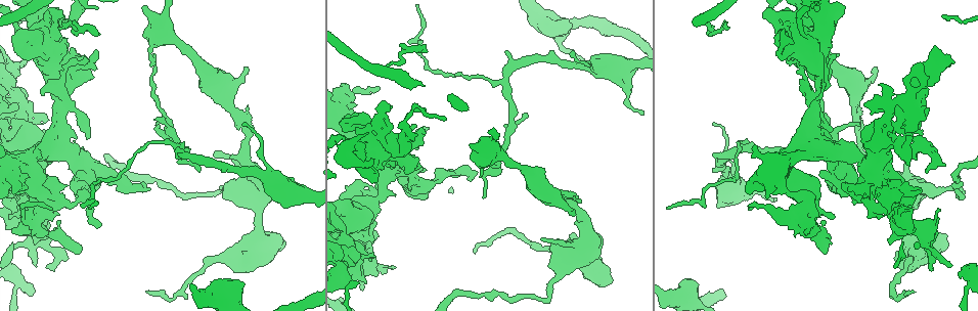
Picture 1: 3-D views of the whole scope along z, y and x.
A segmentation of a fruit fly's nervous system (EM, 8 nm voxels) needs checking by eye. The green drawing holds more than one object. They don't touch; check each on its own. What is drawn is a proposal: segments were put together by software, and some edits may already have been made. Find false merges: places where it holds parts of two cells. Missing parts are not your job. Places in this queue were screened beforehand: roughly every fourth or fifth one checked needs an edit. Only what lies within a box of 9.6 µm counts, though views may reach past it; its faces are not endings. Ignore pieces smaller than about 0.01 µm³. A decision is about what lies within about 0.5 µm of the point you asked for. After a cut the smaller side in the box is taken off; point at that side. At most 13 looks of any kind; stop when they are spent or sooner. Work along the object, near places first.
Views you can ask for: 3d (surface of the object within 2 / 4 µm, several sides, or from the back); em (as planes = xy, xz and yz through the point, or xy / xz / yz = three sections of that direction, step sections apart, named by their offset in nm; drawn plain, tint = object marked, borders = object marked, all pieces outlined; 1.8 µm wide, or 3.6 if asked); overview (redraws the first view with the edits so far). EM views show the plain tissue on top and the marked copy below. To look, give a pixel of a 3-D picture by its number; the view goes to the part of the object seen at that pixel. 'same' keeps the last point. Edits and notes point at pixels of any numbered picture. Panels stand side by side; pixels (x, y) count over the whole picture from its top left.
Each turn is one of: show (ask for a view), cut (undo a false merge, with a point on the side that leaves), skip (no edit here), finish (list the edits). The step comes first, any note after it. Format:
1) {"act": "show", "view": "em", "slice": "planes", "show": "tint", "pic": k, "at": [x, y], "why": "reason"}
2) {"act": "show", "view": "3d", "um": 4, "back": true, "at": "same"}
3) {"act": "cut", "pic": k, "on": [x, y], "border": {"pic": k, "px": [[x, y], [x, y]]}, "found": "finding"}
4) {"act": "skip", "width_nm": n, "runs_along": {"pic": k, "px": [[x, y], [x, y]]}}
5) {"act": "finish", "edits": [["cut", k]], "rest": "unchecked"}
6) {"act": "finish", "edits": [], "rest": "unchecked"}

{"act": "show", "view": "3d", "um": 4, "pic": 1, "at": [800, 217]}

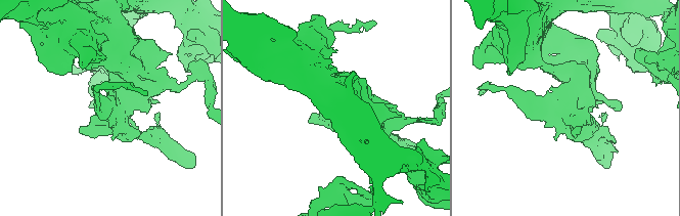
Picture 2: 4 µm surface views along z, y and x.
{"act": "show", "view": "em", "um": 3.6, "slice": "planes", "show": "tint", "pic": 2, "at": [114, 105]}

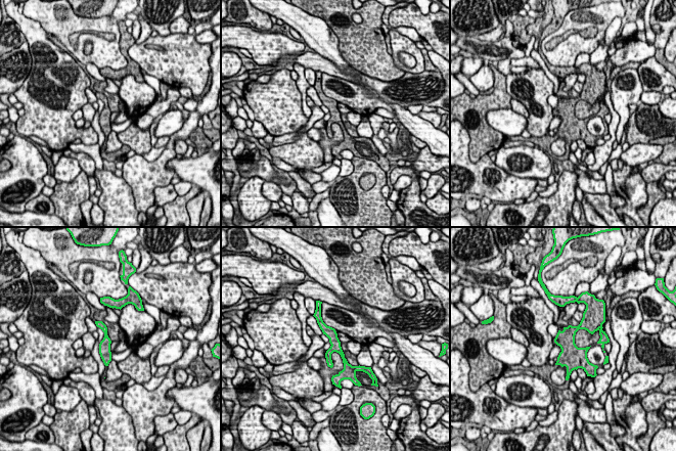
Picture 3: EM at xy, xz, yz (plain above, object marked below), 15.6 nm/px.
{"act": "skip", "runs_along": {"pic": 3, "px": [[319, 319], [332, 335], [347, 368]]}, "found": "continuous, no second cell"}

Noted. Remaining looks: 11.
{"act": "show", "view": "3d", "um": 4, "pic": 1, "at": [55, 138], "why": "four or more arms meet"}

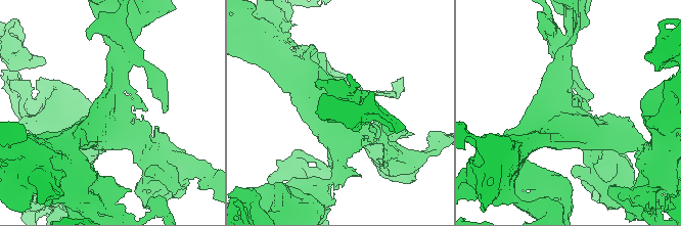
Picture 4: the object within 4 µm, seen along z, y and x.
{"act": "show", "view": "em", "um": 3.6, "slice": "planes", "show": "tint", "pic": 4, "at": [109, 114], "why": "shape alone is not enough"}

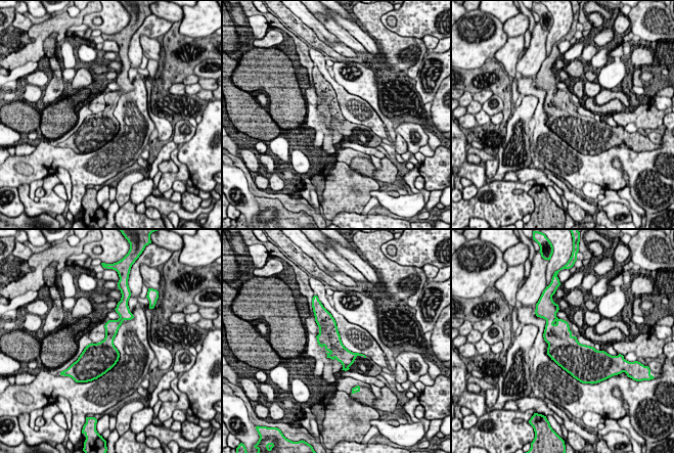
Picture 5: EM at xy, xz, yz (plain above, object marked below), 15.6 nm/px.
{"act": "skip", "found": "one cell here"}

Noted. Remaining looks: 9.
{"act": "show", "view": "em", "um": 3.6, "slice": "planes", "show": "borders", "pic": 1, "at": [871, 182], "why": "arms run side by side"}

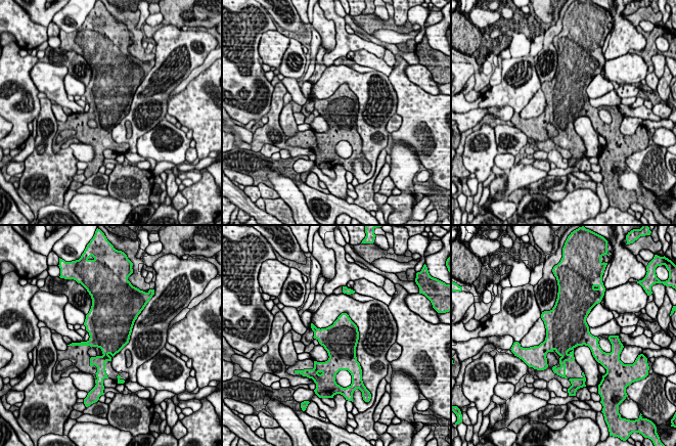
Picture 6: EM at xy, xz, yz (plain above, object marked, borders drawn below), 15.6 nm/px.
{"act": "skip", "width_nm": 550, "found": "one cell here"}

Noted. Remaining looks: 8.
{"act": "show", "view": "3d", "um": 2, "back": true, "pic": 1, "at": [853, 182], "why": "sharp bend"}

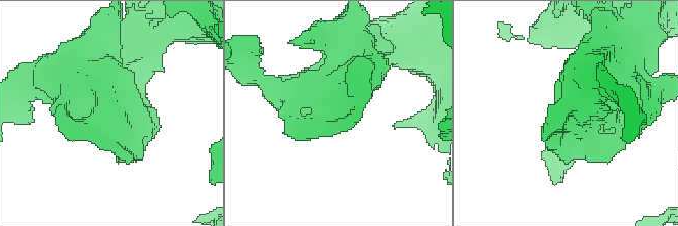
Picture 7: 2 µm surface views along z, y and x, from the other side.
{"act": "show", "view": "em", "slice": "planes", "show": "tint", "pic": 7, "at": [91, 125]}

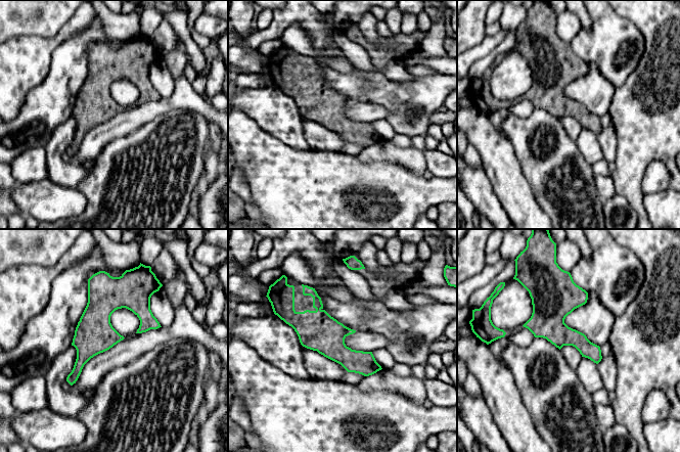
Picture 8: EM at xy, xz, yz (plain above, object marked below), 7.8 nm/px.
{"act": "skip", "runs_along": {"pic": 8, "px": [[108, 282], [94, 334], [71, 380]]}, "found": "one cell here"}

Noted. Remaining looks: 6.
{"act": "show", "view": "em", "um": 3.6, "slice": "planes", "show": "tint", "pic": 1, "at": [245, 143], "why": "calibre changes"}

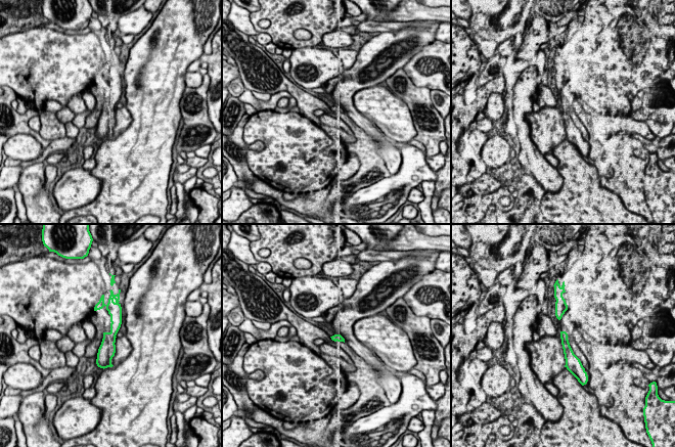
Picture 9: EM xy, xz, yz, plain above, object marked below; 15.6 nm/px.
{"act": "skip", "width_nm": 120, "found": "continuous, no second cell"}

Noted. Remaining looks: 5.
{"act": "finish", "edits": [], "rest": "unchecked"}

